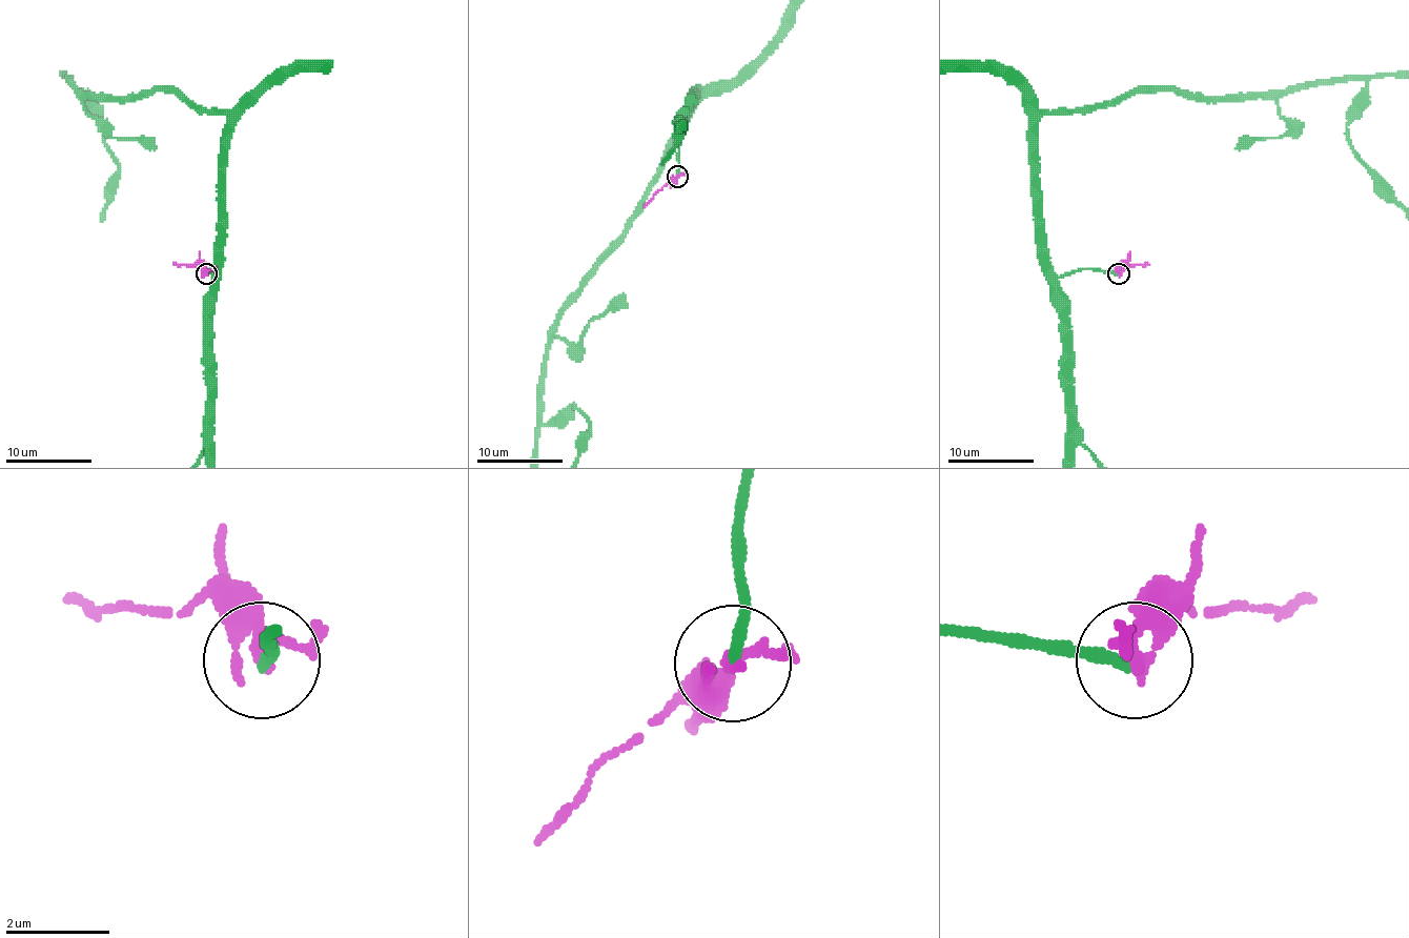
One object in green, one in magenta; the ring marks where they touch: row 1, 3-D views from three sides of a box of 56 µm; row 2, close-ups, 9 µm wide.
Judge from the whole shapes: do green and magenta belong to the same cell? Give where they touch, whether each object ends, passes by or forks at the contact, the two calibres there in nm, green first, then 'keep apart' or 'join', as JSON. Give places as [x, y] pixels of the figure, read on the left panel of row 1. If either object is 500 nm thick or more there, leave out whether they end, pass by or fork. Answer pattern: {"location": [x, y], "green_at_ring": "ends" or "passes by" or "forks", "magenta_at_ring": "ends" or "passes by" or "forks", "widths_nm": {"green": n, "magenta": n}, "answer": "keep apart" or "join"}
{"location": [206, 273], "green_at_ring": "ends", "magenta_at_ring": "passes by", "widths_nm": {"green": 240, "magenta": 240}, "answer": "keep apart"}

